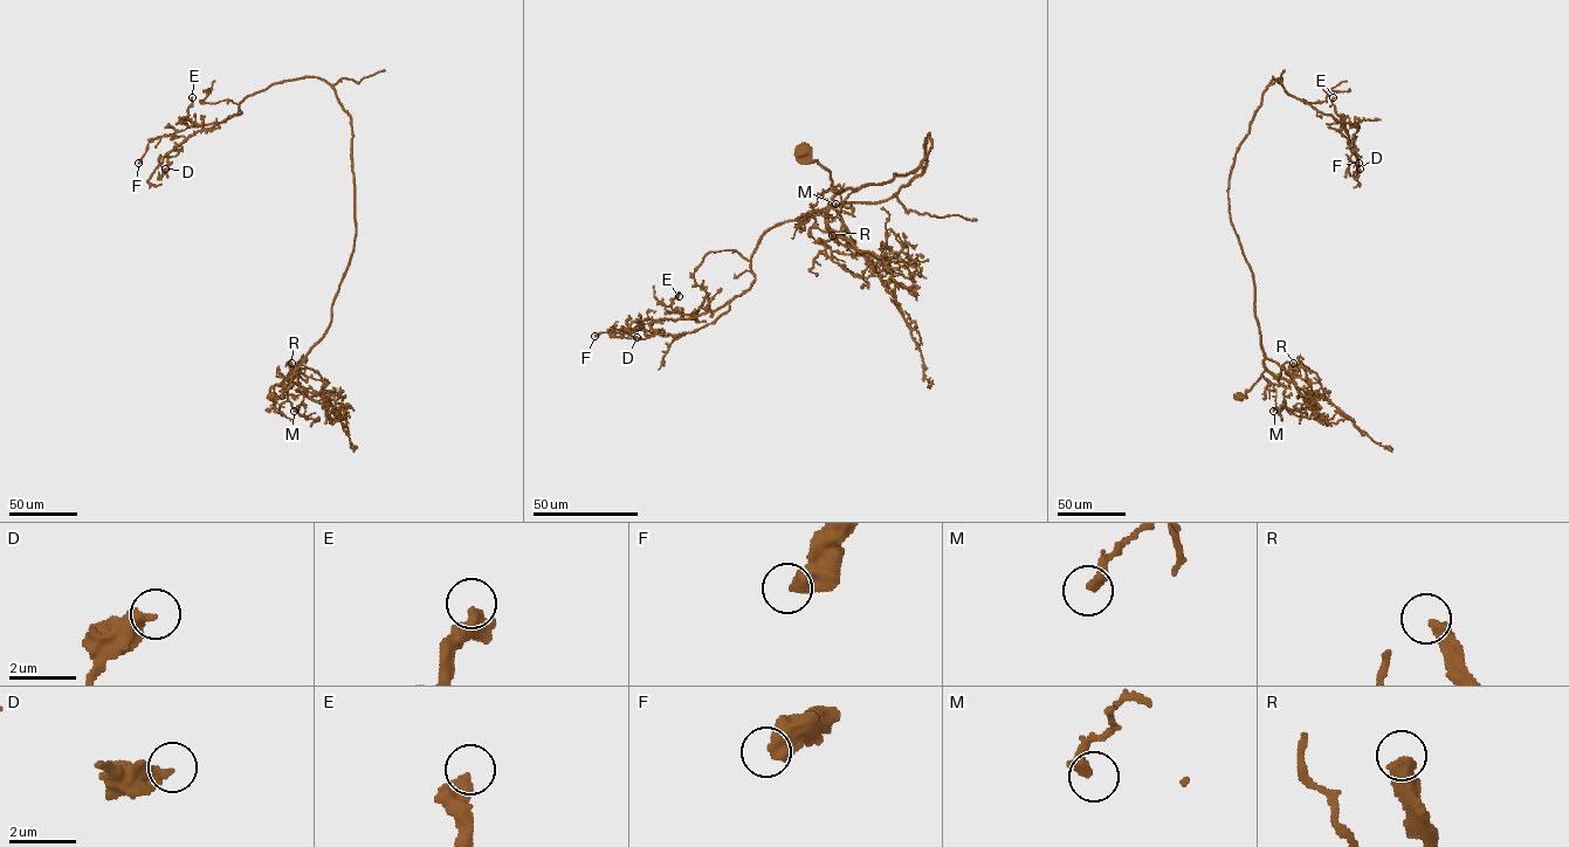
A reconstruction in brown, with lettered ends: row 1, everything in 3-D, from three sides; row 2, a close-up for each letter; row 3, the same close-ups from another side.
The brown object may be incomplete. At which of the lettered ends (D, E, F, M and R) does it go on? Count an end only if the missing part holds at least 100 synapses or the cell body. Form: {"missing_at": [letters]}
{"missing_at": []}

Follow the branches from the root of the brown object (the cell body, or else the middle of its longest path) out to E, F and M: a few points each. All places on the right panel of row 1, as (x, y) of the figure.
E: (1239, 397), (1246, 397), (1265, 366), (1252, 273), (1229, 212), (1234, 155), (1273, 77), (1346, 129), (1333, 97)
F: (1239, 397), (1261, 377), (1264, 352), (1229, 179), (1273, 77), (1289, 95), (1357, 126), (1358, 163)
M: (1239, 397), (1246, 397), (1261, 373), (1275, 391), (1275, 405), (1280, 414), (1275, 407), (1273, 411)

